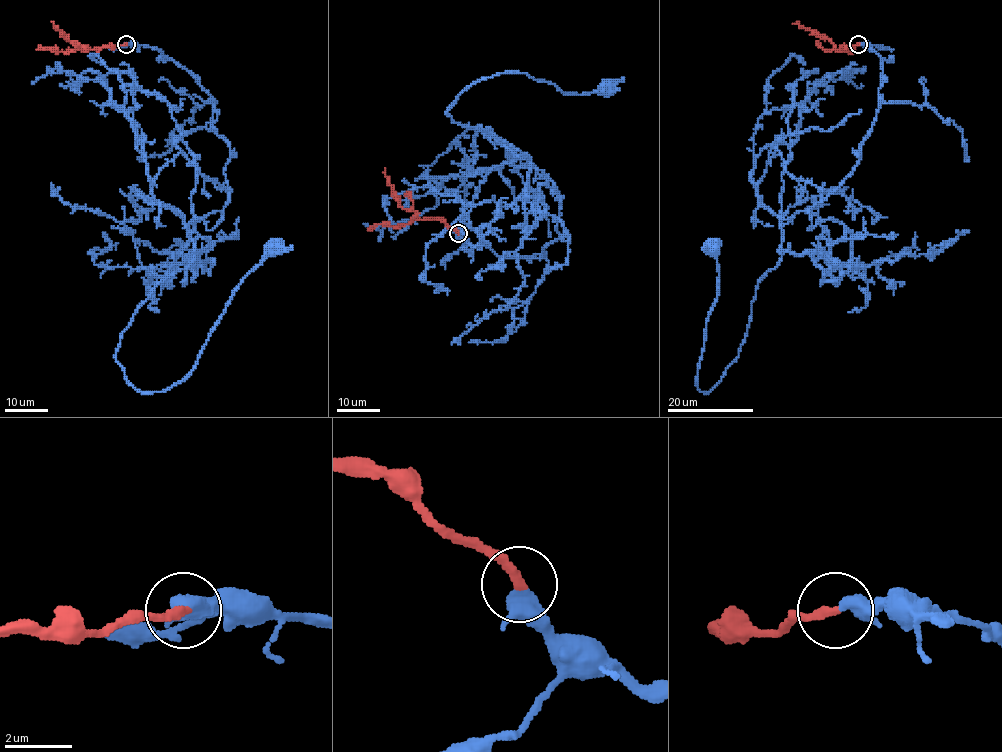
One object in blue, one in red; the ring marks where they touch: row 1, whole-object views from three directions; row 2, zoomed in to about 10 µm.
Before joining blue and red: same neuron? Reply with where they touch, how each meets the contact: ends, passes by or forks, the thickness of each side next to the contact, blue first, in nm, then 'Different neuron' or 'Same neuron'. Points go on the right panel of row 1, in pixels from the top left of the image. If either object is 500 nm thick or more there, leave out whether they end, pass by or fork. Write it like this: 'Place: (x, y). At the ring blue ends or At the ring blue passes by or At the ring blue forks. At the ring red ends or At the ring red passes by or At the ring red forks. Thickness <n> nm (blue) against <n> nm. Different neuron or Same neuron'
Place: (858, 44). At the ring blue passes by. At the ring red ends. Thickness 400 nm (blue) against 280 nm. Same neuron

